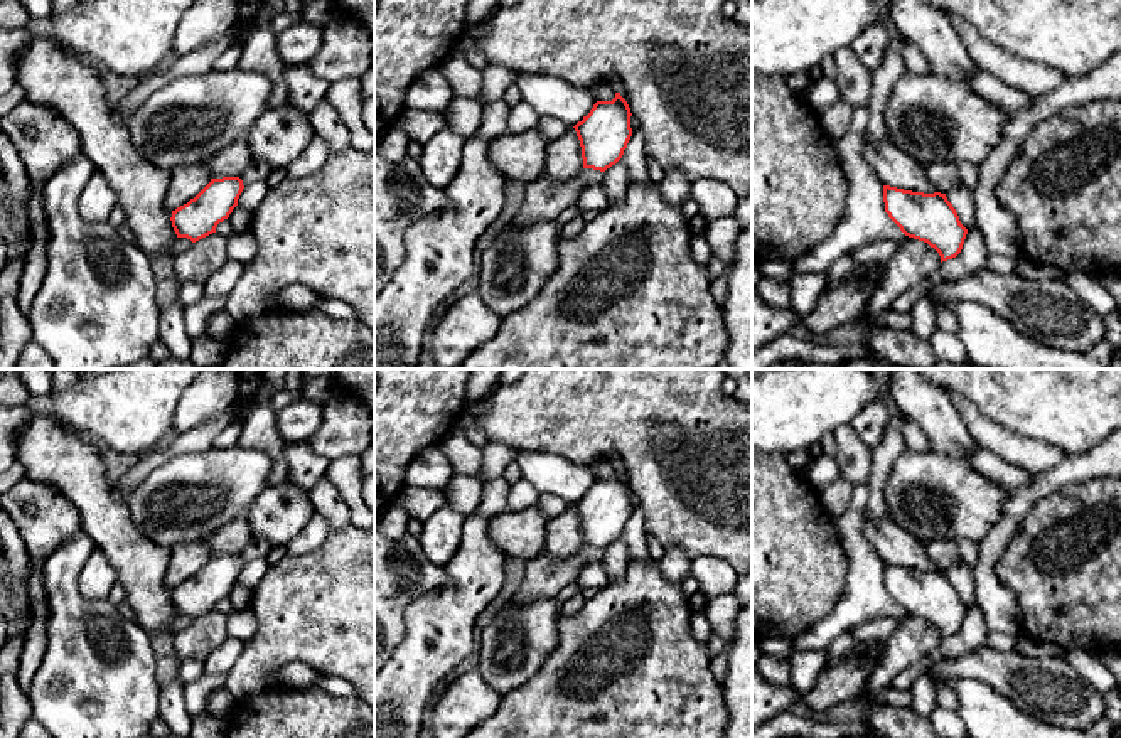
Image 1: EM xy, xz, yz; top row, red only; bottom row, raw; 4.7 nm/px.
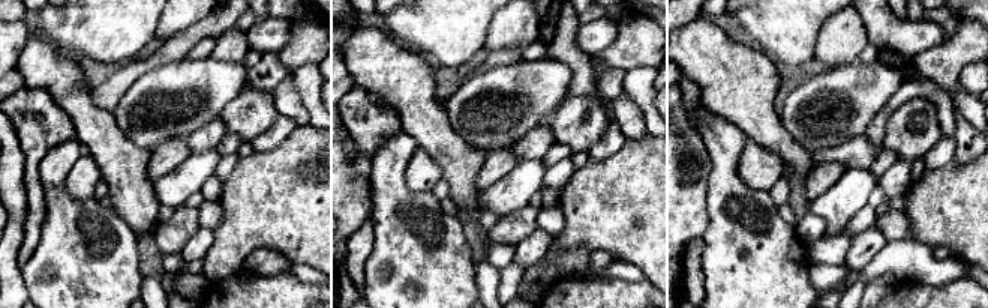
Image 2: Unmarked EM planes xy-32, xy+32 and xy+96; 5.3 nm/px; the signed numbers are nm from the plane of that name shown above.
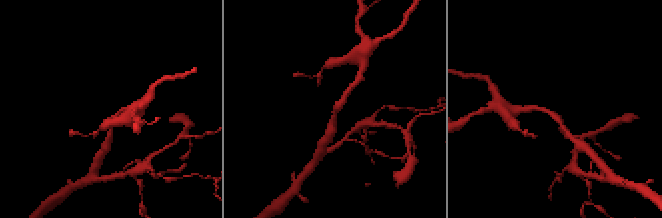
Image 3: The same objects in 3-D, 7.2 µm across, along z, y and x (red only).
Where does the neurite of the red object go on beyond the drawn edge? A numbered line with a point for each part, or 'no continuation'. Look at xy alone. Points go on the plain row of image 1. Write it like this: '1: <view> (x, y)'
1: xy (186, 560)

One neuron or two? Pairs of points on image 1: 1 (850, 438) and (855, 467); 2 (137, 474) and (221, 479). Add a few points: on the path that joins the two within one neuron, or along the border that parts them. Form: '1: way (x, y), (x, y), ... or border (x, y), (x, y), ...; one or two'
1: way (850, 445), (855, 460); one
2: border (182, 454), (152, 469), (125, 501); two

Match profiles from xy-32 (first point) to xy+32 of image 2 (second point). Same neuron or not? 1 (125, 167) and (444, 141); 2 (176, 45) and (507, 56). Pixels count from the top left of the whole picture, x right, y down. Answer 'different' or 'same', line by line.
1: same
2: same

